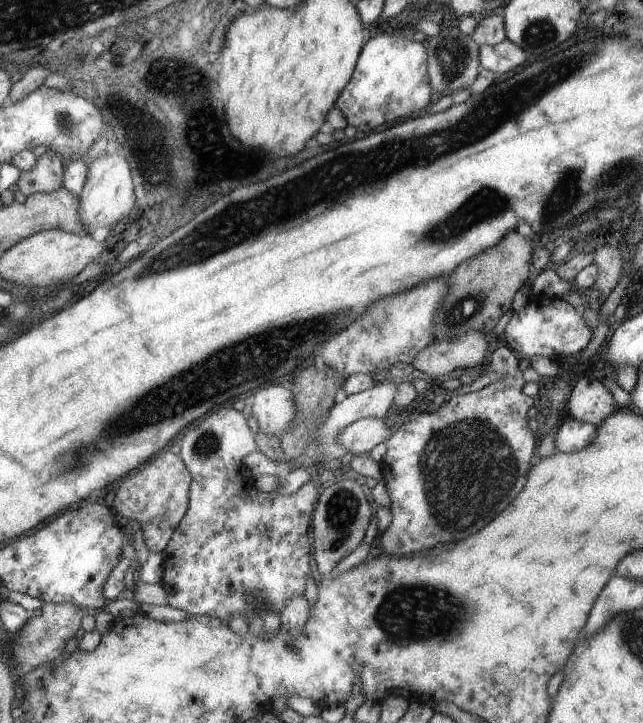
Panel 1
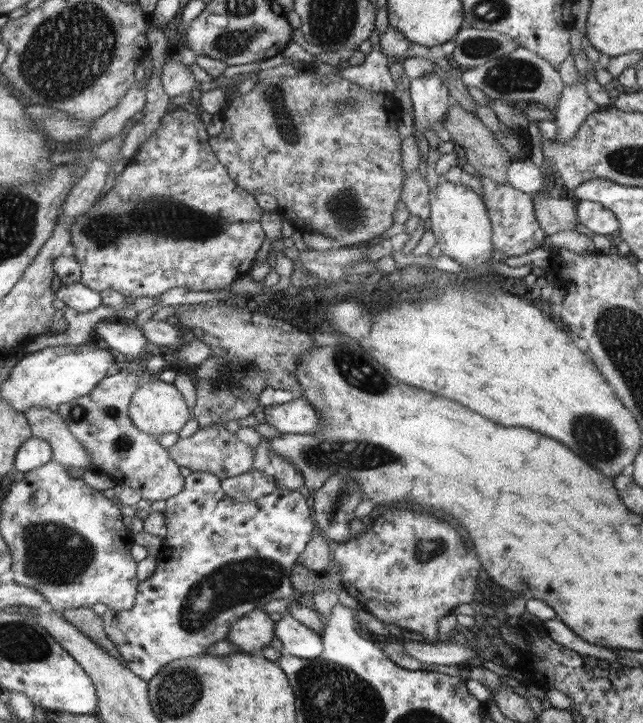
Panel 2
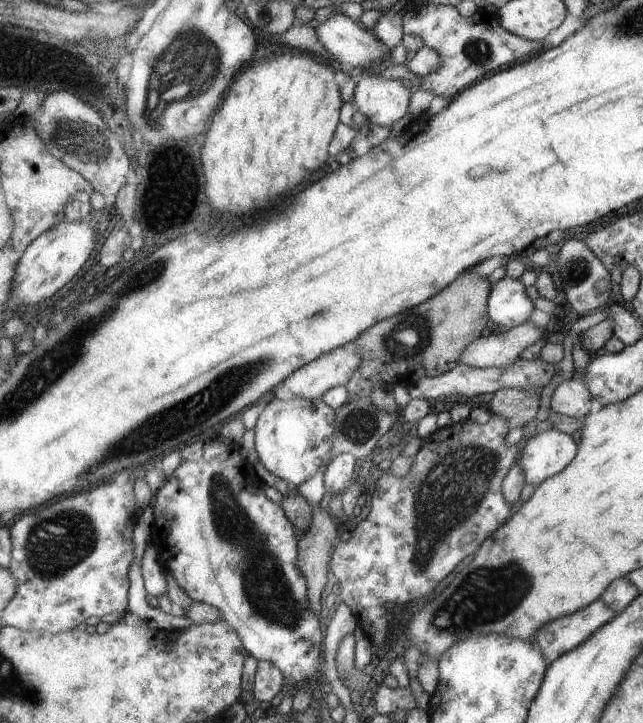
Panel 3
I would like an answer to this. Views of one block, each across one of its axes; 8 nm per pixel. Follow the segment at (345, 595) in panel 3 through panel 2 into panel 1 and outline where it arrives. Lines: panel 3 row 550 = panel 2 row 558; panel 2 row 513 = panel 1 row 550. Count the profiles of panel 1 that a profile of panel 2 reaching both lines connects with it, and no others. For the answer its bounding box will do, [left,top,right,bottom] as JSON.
[379,345,540,556]

